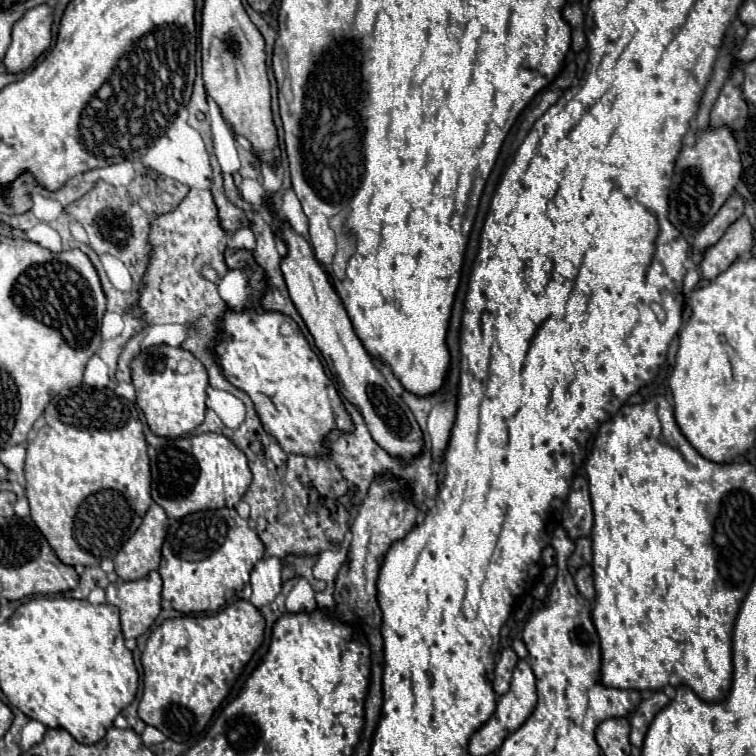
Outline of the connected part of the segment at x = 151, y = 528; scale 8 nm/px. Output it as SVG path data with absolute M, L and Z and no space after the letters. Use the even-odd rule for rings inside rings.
M153 503L139 529L129 537L129 541L115 555L115 573L123 581L135 581L145 577L149 571L155 571L161 561L161 545L167 535L167 515Z

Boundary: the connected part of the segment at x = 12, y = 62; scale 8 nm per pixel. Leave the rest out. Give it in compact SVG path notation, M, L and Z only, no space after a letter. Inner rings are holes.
M37 5L13 25L13 41L3 59L9 73L25 71L51 45L53 7Z

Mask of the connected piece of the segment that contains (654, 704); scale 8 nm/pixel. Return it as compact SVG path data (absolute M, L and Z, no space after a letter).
M657 691L653 697L645 699L639 709L633 713L631 717L631 743L635 747L641 747L643 745L643 739L645 739L645 733L653 721L653 717L669 703L669 697L663 693L663 691Z

